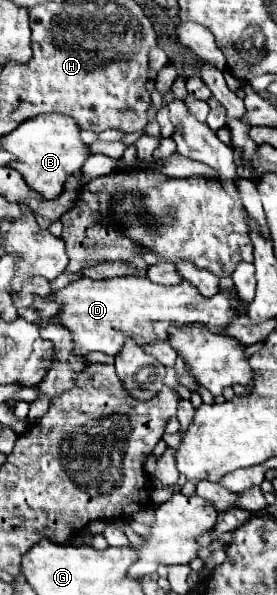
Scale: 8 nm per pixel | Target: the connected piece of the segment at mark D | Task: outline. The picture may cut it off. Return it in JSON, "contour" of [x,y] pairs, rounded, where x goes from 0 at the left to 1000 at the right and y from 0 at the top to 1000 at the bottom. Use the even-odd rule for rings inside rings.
{"contour":[[[451,464],[401,471],[292,467],[213,491],[184,491],[177,501],[191,501],[206,511],[235,511],[235,518],[191,538],[256,551],[271,575],[264,592],[292,598],[357,588],[415,598],[437,588],[451,568],[480,568],[487,575],[502,575],[502,582],[574,571],[603,575],[610,548],[718,541],[740,545],[755,555],[798,558],[834,538],[863,534],[884,524],[877,518],[899,514],[848,487],[791,487],[776,497],[740,501],[675,471],[588,481],[516,464]],[[834,508],[856,508],[856,518],[834,518]]]}

